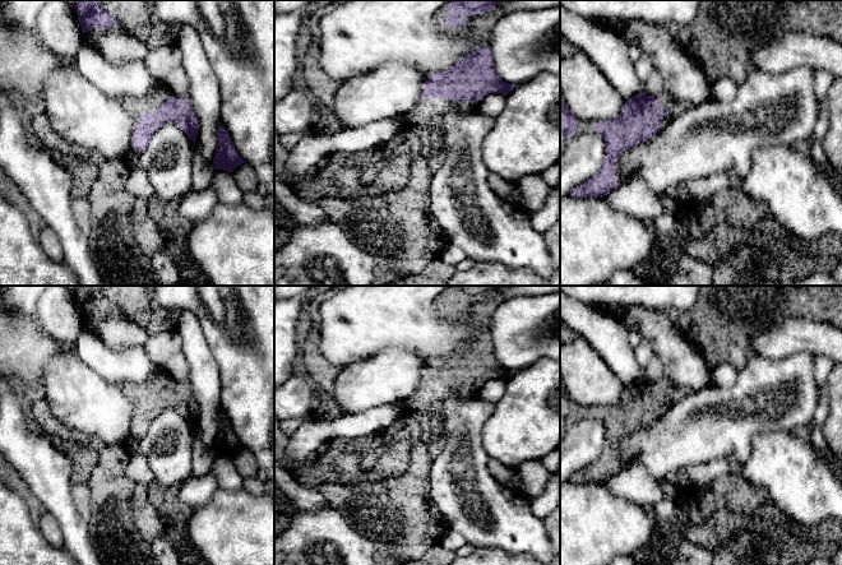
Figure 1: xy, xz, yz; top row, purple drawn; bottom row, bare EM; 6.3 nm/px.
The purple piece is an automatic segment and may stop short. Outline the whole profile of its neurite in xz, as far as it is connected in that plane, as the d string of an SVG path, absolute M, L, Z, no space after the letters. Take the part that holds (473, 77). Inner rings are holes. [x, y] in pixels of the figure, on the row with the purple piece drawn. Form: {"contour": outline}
{"contour": "M478 47L450 70L432 74L422 83L417 101L406 114L406 126L426 126L434 116L445 114L452 106L472 112L489 93L506 96L514 88L496 75L490 48Z"}

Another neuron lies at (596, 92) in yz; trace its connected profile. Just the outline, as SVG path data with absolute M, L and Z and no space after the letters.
M580 51L560 59L560 94L580 126L614 120L625 103L603 73Z

